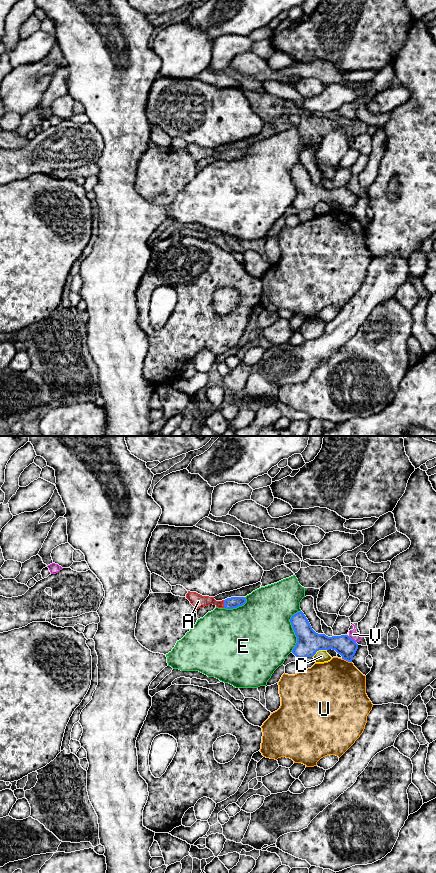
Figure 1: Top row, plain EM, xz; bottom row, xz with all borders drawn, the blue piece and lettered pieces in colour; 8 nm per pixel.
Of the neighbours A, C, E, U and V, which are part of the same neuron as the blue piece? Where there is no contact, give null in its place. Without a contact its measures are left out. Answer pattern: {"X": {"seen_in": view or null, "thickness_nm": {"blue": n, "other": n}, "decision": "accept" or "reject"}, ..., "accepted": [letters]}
{"A": {"seen_in": "xz", "thickness_nm": {"blue": 90, "other": 110}, "decision": "accept"}, "C": {"seen_in": "xz", "thickness_nm": {"blue": 190, "other": 110}, "decision": "reject"}, "E": {"seen_in": "xz", "thickness_nm": {"blue": 190, "other": 480}, "decision": "reject"}, "U": {"seen_in": "xz", "thickness_nm": {"blue": 160, "other": 480}, "decision": "reject"}, "V": {"seen_in": "xz", "thickness_nm": {"blue": 160, "other": 70}, "decision": "reject"}, "accepted": ["A"]}

